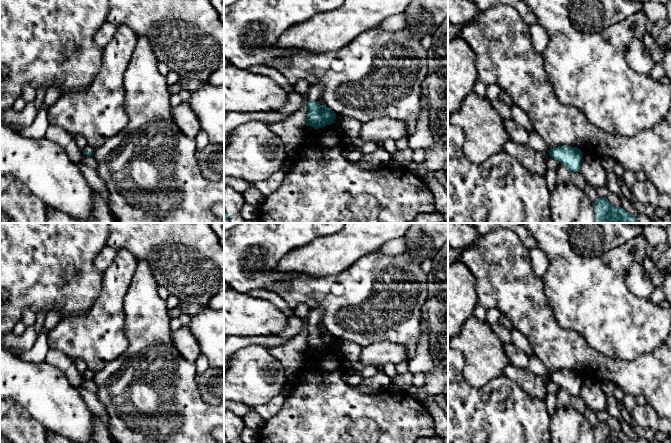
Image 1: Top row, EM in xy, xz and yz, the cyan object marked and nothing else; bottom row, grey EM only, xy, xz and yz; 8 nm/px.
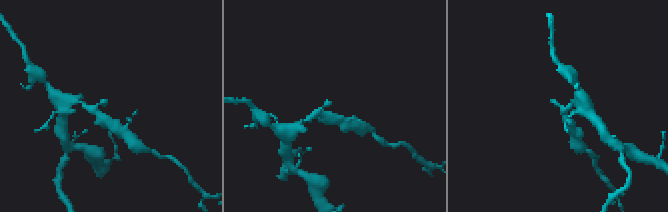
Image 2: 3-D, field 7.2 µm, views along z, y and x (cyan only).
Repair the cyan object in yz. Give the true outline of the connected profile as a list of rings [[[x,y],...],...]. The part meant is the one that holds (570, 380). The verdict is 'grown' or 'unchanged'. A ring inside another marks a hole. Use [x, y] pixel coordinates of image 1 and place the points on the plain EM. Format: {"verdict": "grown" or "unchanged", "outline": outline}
{"verdict": "grown", "outline": [[[533,353],[528,356],[527,369],[539,376],[548,376],[550,381],[567,390],[570,396],[579,396],[583,376],[577,371],[562,369],[550,372],[542,361]]]}

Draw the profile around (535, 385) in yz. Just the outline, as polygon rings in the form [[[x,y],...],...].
[[[509,363],[503,370],[503,375],[517,383],[526,393],[533,398],[545,400],[547,396],[546,383],[549,376],[539,376],[528,369],[518,368]]]

